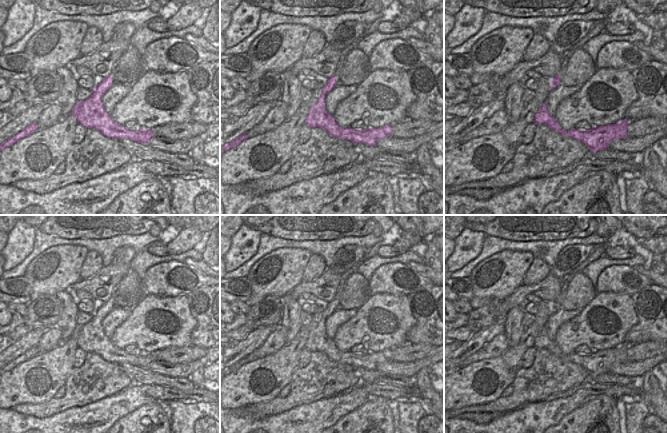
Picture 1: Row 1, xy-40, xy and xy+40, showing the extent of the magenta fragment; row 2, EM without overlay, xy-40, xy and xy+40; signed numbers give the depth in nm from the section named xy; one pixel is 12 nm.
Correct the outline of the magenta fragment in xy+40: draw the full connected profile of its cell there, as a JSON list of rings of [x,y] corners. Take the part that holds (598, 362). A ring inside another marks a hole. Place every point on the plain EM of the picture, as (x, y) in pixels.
[[[547,325],[537,335],[533,344],[534,348],[543,348],[555,354],[563,360],[568,360],[584,367],[591,376],[609,374],[609,368],[614,364],[626,363],[627,351],[630,344],[622,344],[618,347],[606,350],[592,351],[591,354],[577,354],[575,352],[564,355],[554,340],[547,335]]]

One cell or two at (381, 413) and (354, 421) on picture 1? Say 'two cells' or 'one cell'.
one cell

